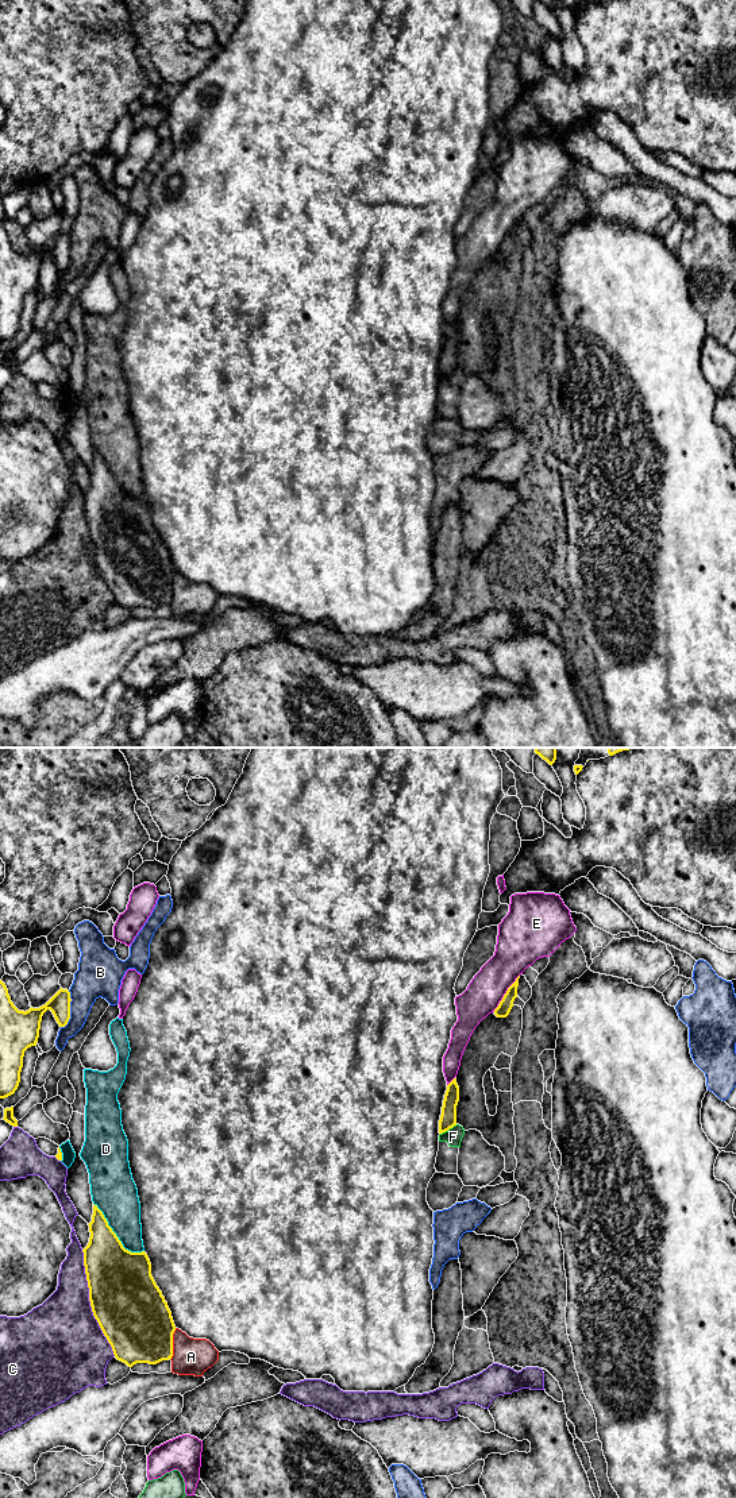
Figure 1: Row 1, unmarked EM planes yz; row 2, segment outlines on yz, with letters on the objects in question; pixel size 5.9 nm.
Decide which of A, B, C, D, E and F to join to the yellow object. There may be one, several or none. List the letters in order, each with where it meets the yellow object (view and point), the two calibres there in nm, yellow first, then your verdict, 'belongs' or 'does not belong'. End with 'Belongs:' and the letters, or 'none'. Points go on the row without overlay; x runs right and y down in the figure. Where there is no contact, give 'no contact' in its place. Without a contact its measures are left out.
A: meets yellow in yz at (172, 589); 420 nm thick on the yellow side, 220 nm on the other; does not belong
B: meets yellow in yz at (69, 254); 130 nm thick on the yellow side, 240 nm on the other; does not belong
C: meets yellow in yz at (91, 547); 420 nm thick on the yellow side, 420 nm on the other; does not belong
D: meets yellow in yz at (115, 479); 360 nm thick on the yellow side, 260 nm on the other; does not belong
E: meets yellow in yz at (505, 238); 80 nm thick on the yellow side, 220 nm on the other; does not belong
F: meets yellow in yz at (449, 373); 100 nm thick on the yellow side, 100 nm on the other; does not belong
Belongs: none

